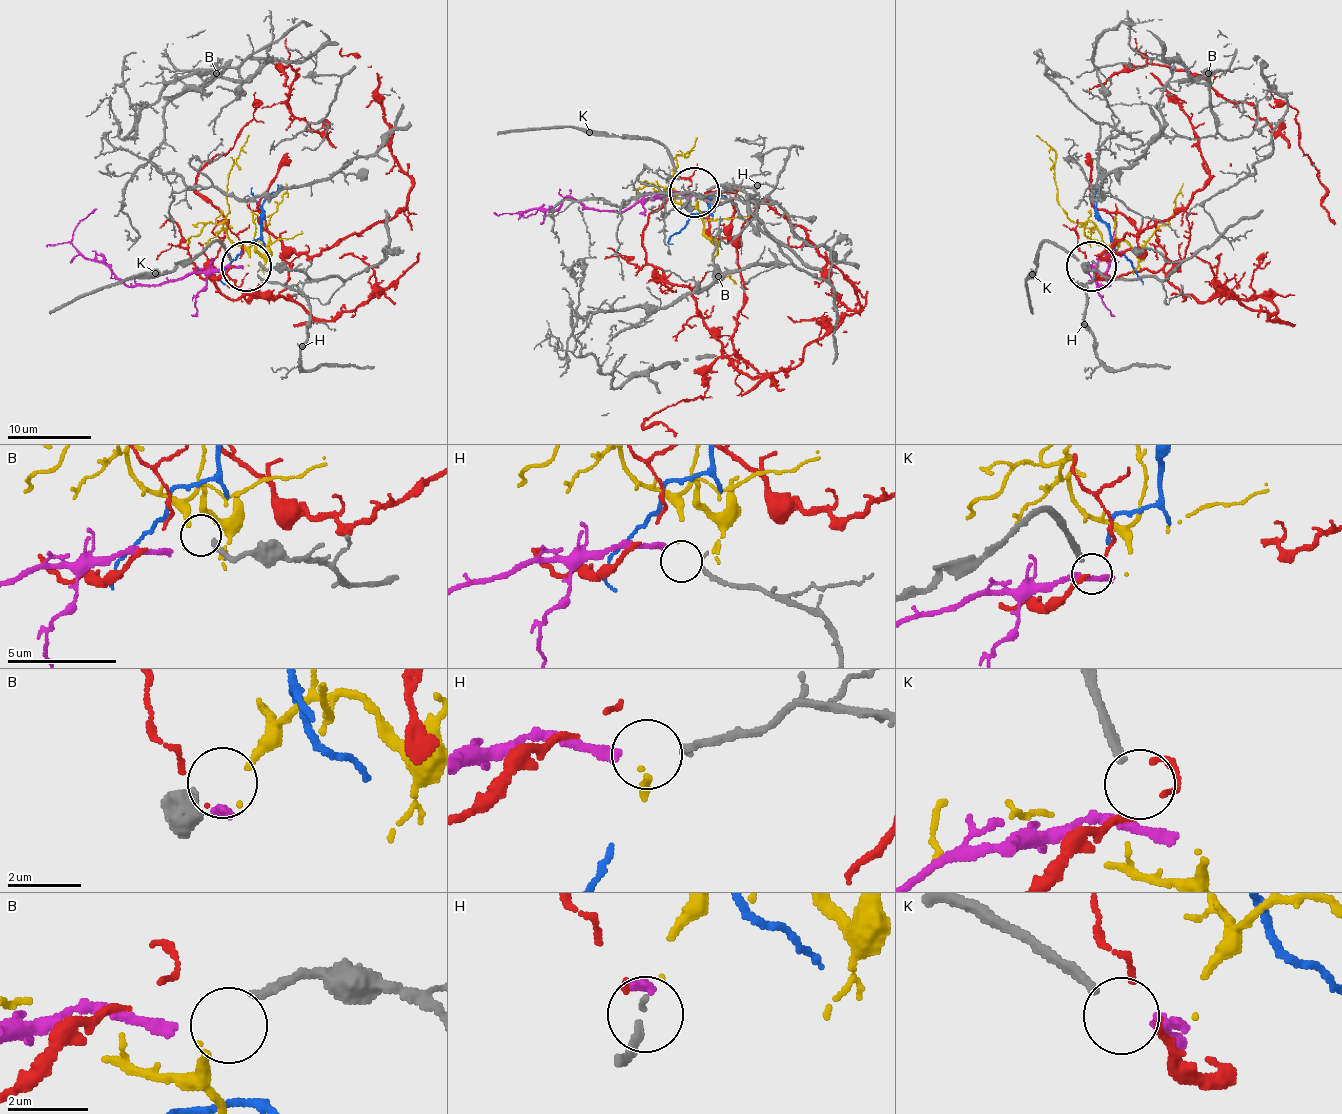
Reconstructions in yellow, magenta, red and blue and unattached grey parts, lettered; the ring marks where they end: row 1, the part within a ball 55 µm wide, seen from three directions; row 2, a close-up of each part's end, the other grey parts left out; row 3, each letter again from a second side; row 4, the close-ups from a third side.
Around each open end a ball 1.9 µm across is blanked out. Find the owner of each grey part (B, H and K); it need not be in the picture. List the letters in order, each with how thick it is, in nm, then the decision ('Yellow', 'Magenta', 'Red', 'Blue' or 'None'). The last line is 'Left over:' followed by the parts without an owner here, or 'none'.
B: Thickness 240 nm. Yellow
H: Thickness 160 nm. Magenta
K: Thickness 240 nm. None
Left over: K

